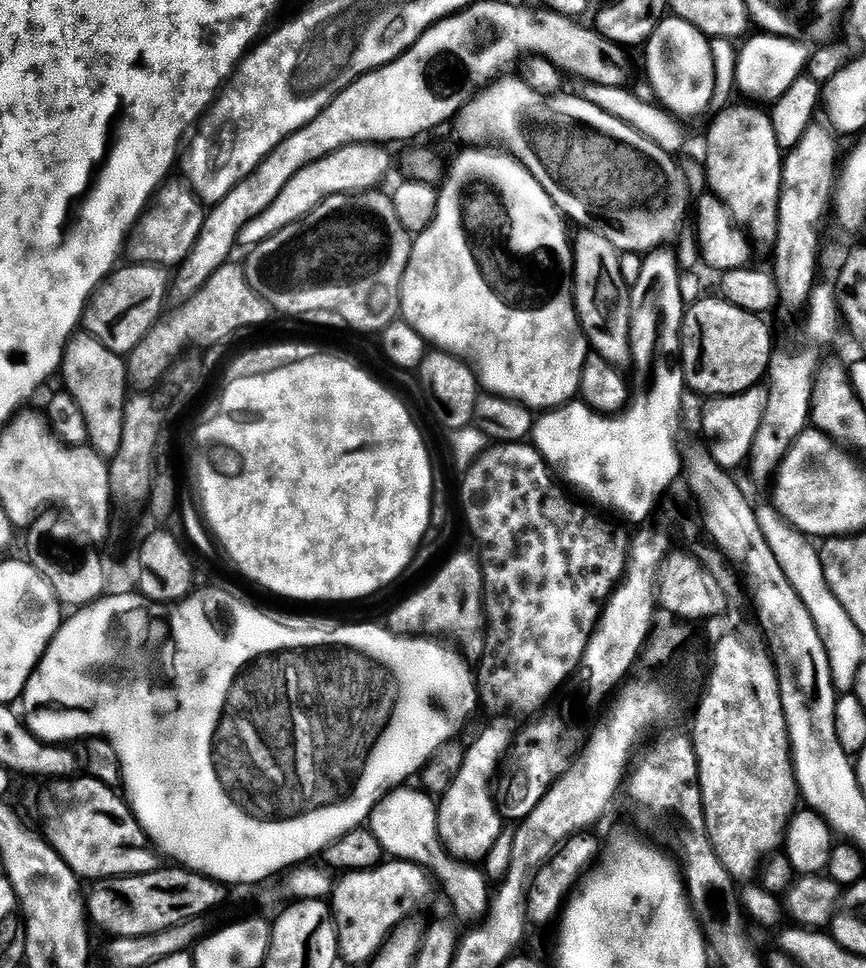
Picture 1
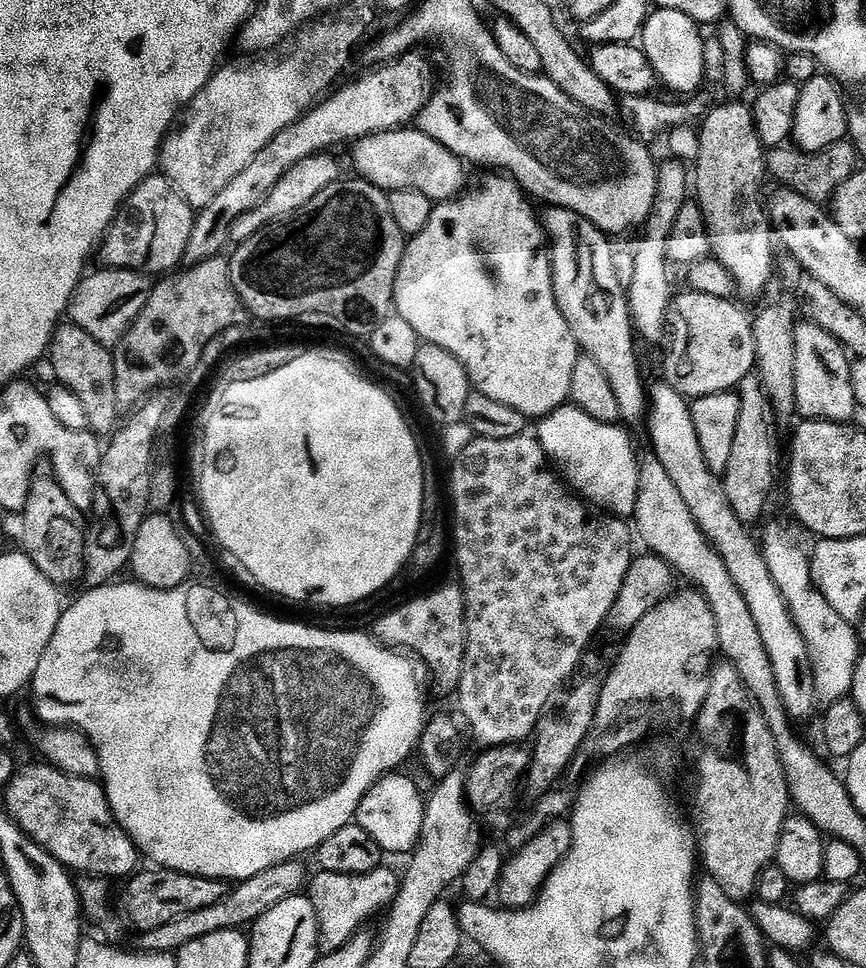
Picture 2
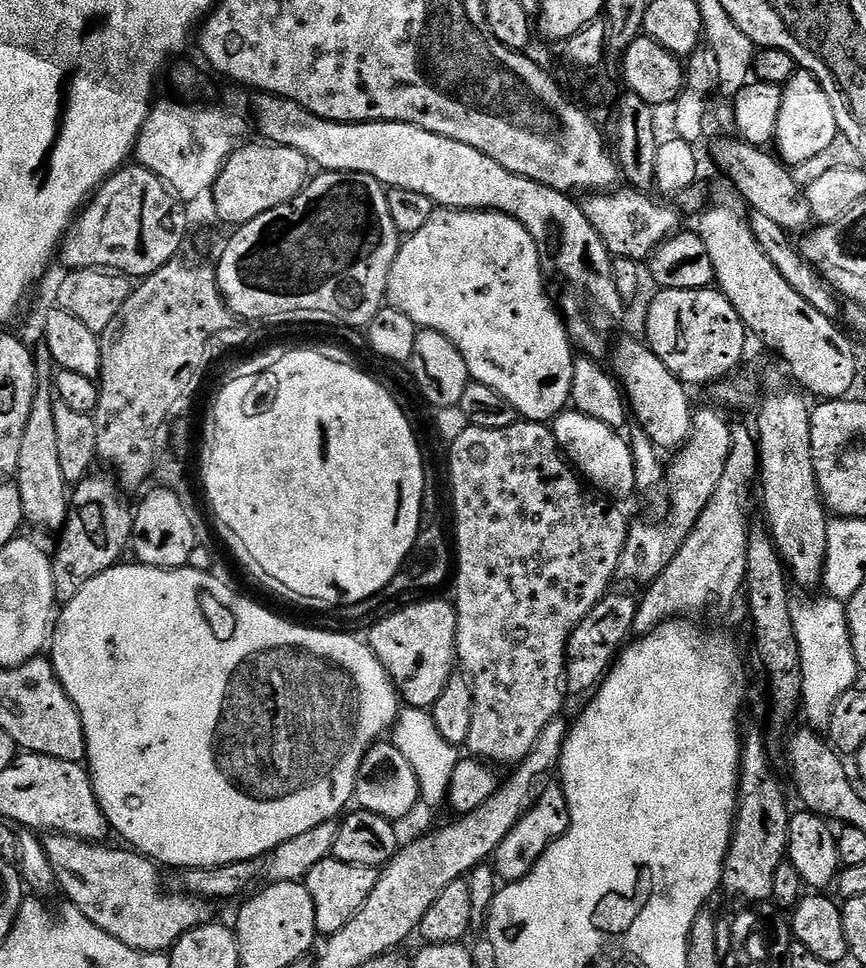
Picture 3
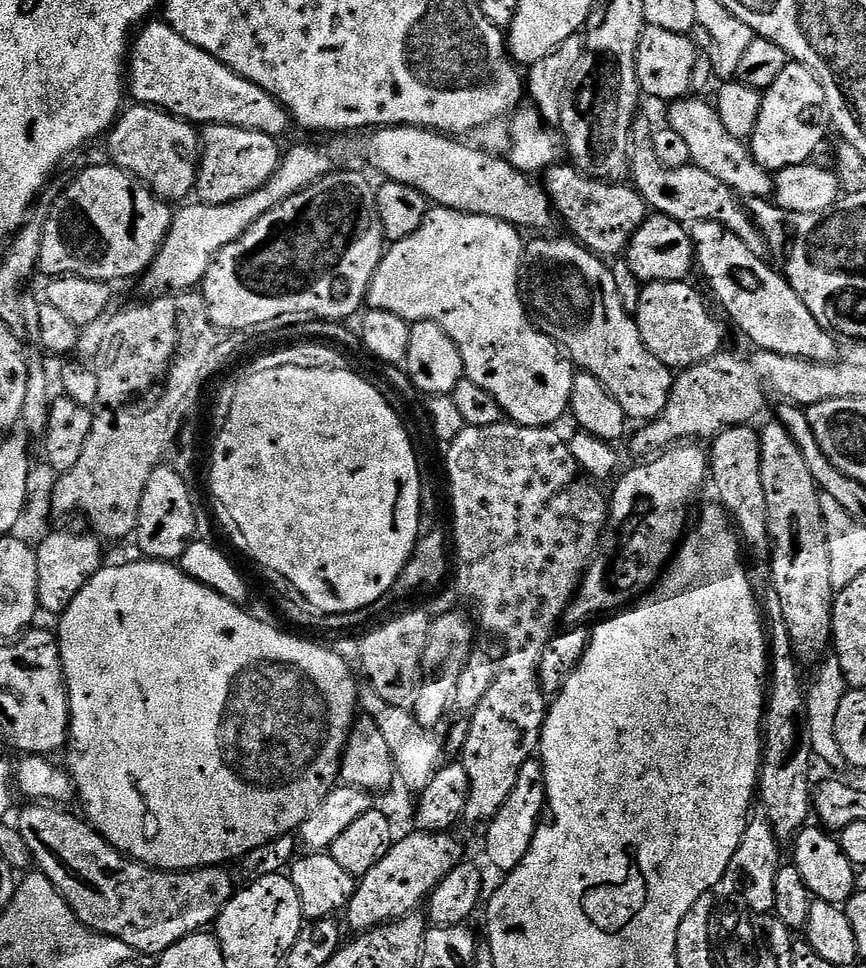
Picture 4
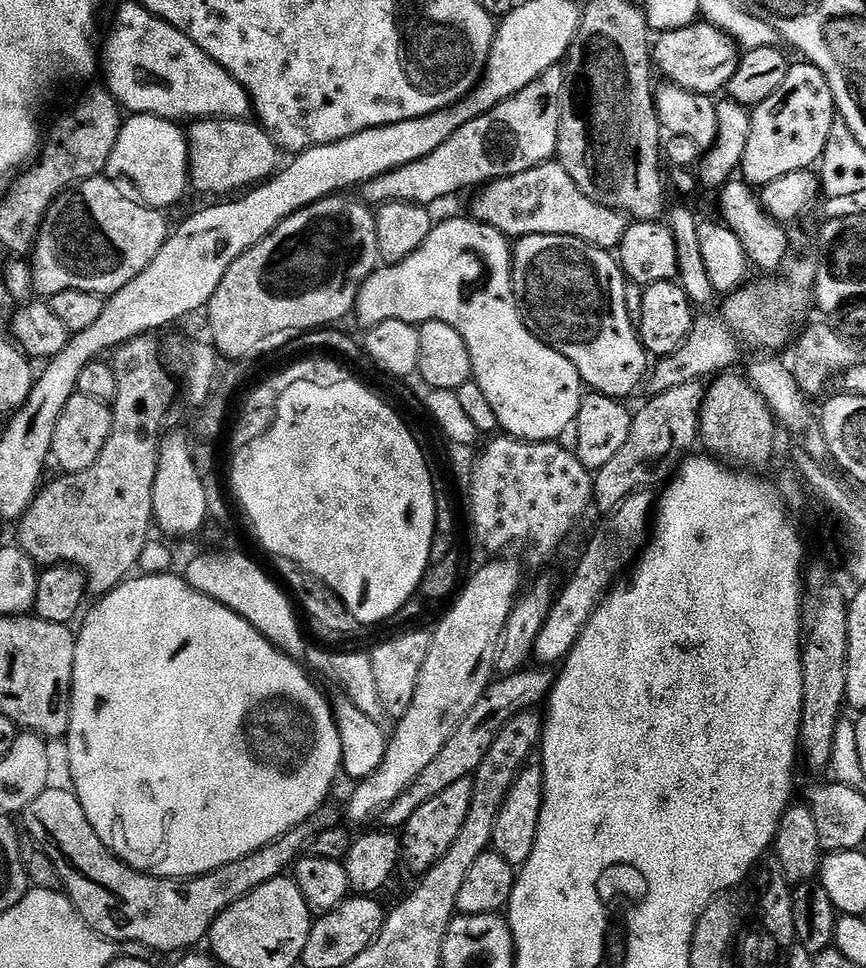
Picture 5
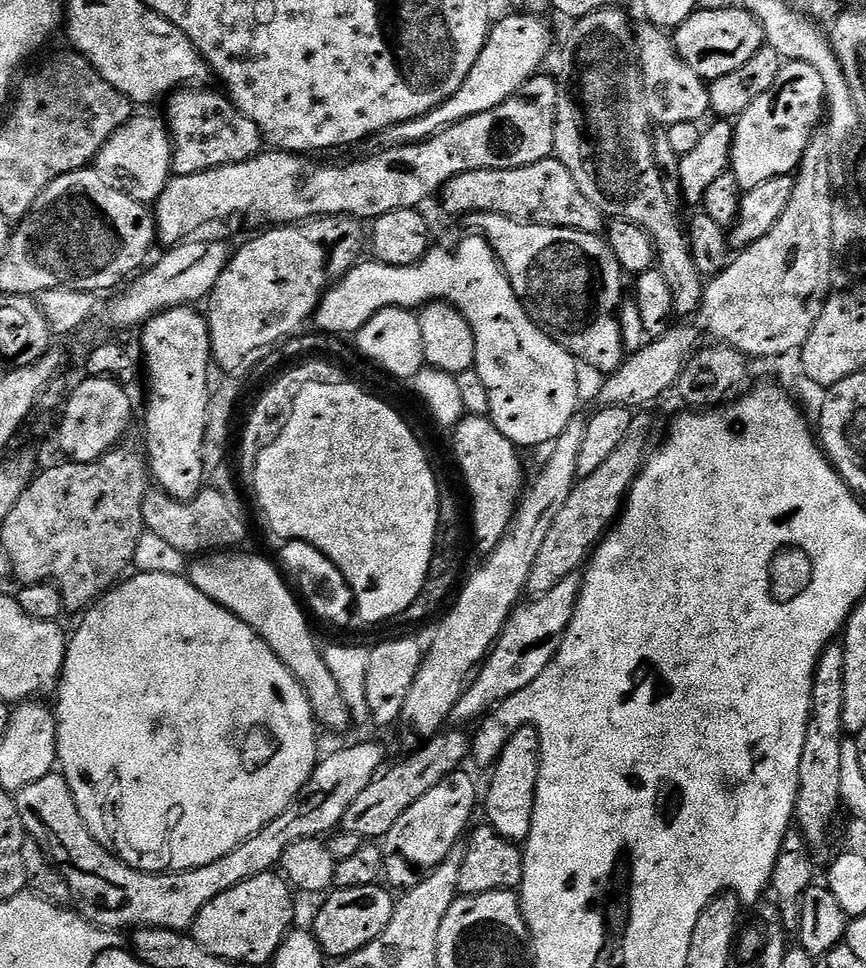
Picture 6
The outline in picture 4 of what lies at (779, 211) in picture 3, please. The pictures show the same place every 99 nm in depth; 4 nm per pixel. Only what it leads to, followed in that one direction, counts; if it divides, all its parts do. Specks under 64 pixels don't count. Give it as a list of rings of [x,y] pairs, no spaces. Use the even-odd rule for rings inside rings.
[[[688,96],[673,101],[667,111],[668,125],[676,131],[690,150],[691,163],[708,174],[713,174],[724,185],[730,186],[733,193],[744,198],[769,197],[774,190],[774,180],[767,169],[761,167],[754,159],[751,149],[741,140],[736,140],[726,126],[721,116],[717,114],[713,103]]]

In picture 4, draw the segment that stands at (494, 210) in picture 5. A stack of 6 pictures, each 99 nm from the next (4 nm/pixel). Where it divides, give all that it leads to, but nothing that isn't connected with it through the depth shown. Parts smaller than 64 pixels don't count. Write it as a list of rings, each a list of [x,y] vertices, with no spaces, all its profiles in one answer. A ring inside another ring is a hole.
[[[564,162],[549,168],[543,180],[559,223],[561,220],[579,243],[601,258],[623,257],[650,215],[648,205],[635,187],[597,180]]]

